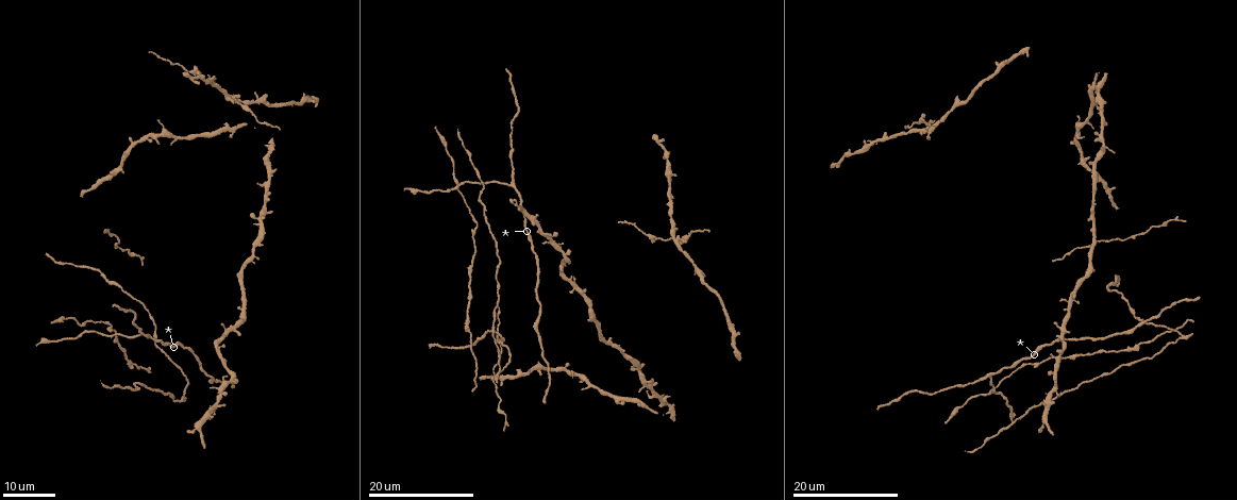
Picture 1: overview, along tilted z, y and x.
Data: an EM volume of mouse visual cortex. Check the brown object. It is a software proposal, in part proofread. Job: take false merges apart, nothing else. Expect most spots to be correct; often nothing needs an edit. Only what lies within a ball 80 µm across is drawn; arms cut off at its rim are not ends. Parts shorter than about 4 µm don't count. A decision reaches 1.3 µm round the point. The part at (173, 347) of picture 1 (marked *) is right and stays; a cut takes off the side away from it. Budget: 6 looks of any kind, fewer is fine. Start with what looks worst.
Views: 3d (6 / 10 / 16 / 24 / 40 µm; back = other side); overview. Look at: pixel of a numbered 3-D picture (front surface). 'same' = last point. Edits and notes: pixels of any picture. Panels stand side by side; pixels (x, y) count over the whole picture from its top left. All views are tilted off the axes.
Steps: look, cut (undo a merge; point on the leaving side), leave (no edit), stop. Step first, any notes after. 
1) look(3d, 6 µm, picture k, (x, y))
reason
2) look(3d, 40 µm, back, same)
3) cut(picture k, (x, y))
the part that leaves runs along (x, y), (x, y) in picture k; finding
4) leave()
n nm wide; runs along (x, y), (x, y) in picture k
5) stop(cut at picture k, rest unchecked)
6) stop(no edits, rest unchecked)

look(3d, 24 µm, picture 1, (509, 184))

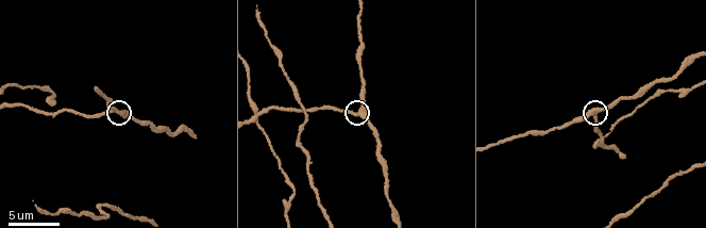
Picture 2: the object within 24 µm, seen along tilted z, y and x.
look(3d, 10 µm, picture 2, (357, 113))

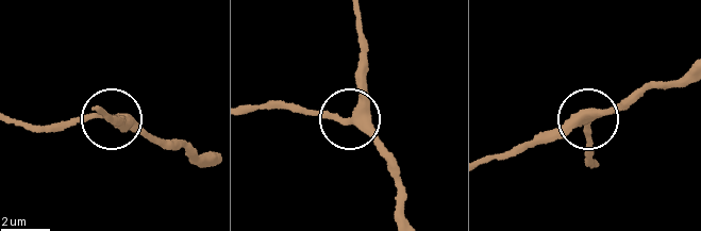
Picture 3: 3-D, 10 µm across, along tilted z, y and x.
leave()
3 arms; runs along (689, 69), (674, 82), (639, 87), (605, 114), (538, 144) in picture 3; all the same neuron

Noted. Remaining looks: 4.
look(3d, 24 µm, picture 1, (236, 101))

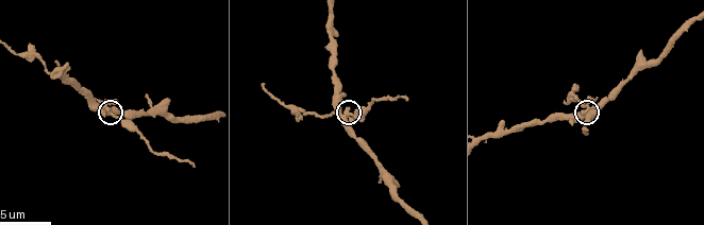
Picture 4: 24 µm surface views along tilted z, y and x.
look(3d, 10 µm, picture 4, (109, 111))

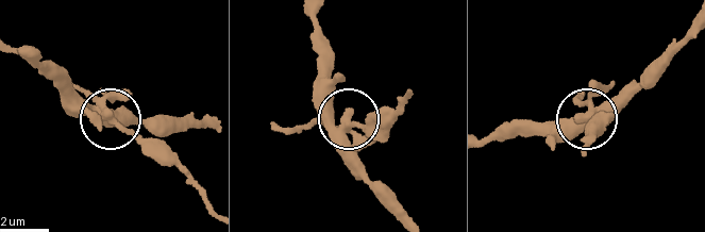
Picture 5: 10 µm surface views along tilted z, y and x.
look(3d, 10 µm, back, picture 5, (346, 119))

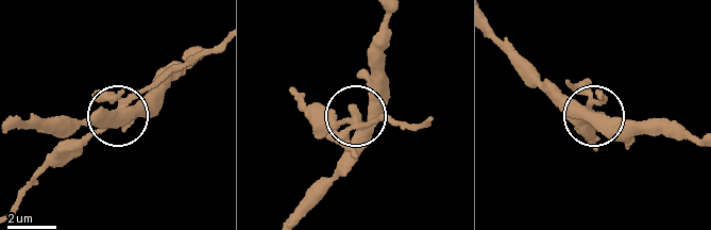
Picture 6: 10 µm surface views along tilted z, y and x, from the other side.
cut(picture 6, (120, 94))
two neurons meet here

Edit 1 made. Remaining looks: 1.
stop(cut at picture 6, rest unchecked)

